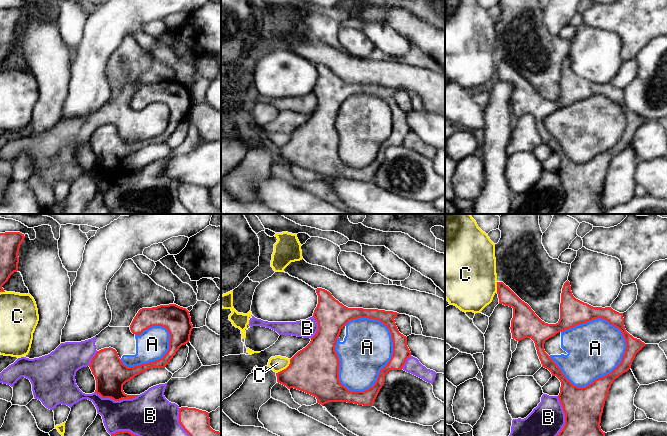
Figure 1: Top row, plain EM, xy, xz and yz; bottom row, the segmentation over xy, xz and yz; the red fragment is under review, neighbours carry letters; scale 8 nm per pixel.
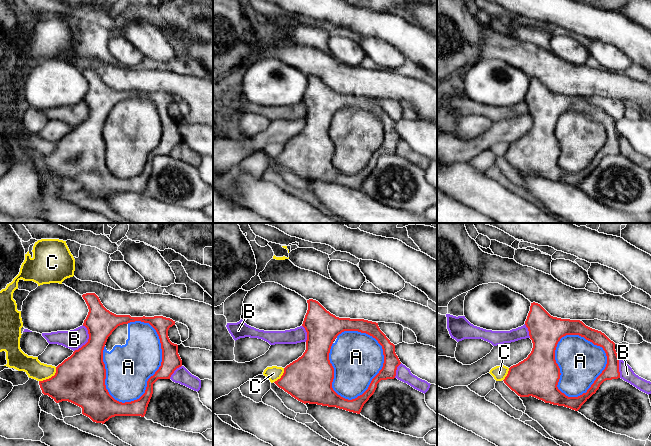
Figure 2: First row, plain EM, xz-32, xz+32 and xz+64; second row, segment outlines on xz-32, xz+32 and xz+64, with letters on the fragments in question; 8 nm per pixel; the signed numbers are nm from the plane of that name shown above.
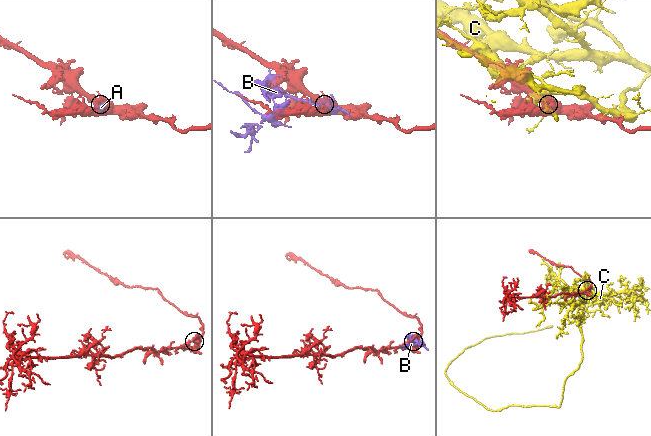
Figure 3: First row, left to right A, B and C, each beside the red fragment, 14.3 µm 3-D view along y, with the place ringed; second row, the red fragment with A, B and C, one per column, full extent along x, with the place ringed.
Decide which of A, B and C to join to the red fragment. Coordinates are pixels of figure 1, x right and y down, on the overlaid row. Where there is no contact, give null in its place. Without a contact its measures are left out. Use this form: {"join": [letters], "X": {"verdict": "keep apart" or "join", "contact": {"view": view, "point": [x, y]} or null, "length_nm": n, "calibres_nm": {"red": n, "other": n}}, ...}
{"join": [], "A": {"verdict": "keep apart", "contact": {"view": "xz", "point": [387, 363]}, "length_nm": 600, "calibres_nm": {"red": 140, "other": 400}}, "B": {"verdict": "keep apart", "contact": {"view": "xy", "point": [117, 400]}, "length_nm": 360, "calibres_nm": {"red": 260, "other": 320}}, "C": {"verdict": "keep apart", "contact": {"view": "xz", "point": [286, 368]}, "length_nm": 170, "calibres_nm": {"red": 380, "other": 120}}}

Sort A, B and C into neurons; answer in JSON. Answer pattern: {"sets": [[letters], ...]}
{"sets": [["A", "B"], ["C"]]}

